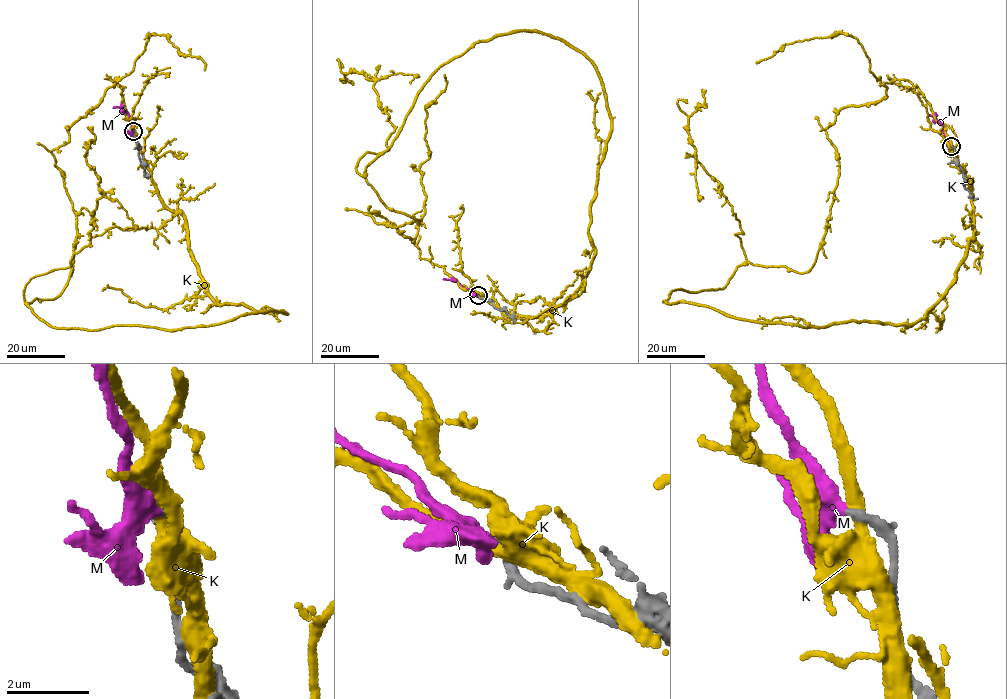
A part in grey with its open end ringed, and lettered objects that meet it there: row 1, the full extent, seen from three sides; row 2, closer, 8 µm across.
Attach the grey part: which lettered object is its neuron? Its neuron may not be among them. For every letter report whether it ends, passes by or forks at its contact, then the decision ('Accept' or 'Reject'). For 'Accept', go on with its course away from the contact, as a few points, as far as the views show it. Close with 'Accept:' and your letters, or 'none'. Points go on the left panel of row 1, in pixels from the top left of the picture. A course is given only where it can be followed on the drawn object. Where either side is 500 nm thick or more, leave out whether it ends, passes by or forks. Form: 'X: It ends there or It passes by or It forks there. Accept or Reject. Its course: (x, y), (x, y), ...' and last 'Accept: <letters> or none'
K: It passes by. Reject
M: It passes by. Accept. Its course: (133, 130), (129, 114), (123, 109), (113, 108)
Accept: M

